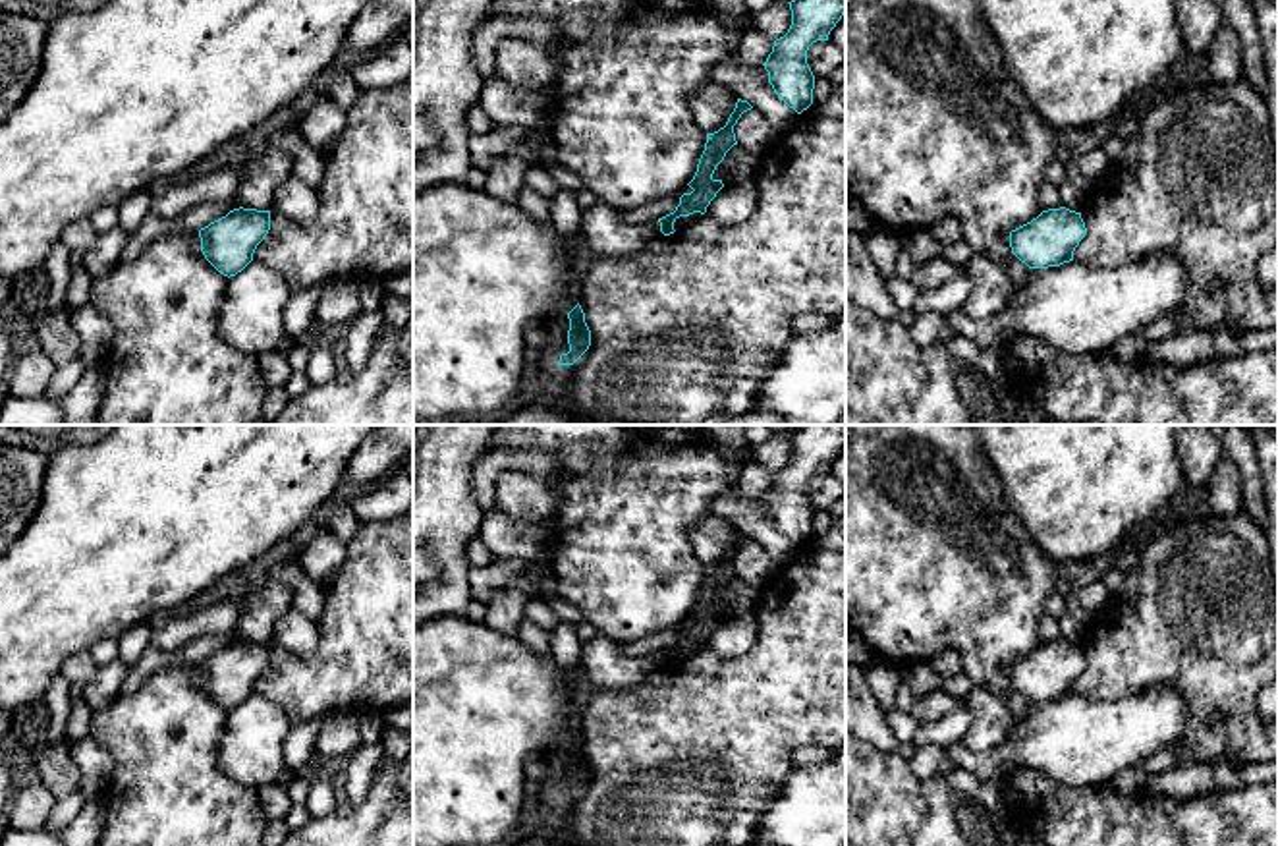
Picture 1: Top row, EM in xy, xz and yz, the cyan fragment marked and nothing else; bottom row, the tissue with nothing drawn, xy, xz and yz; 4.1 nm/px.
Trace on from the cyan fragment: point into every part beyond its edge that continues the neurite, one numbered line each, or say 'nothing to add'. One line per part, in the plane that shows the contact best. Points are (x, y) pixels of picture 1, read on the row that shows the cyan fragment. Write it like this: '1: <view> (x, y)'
nothing to add

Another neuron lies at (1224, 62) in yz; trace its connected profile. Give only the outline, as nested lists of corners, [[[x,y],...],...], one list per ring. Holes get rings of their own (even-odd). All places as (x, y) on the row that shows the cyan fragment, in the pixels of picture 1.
[[[1224,23],[1207,54],[1207,68],[1214,81],[1222,85],[1237,83],[1243,71],[1241,42],[1232,25]]]

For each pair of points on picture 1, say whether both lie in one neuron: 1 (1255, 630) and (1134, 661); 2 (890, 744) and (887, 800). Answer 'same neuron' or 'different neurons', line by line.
1: same neuron
2: different neurons

